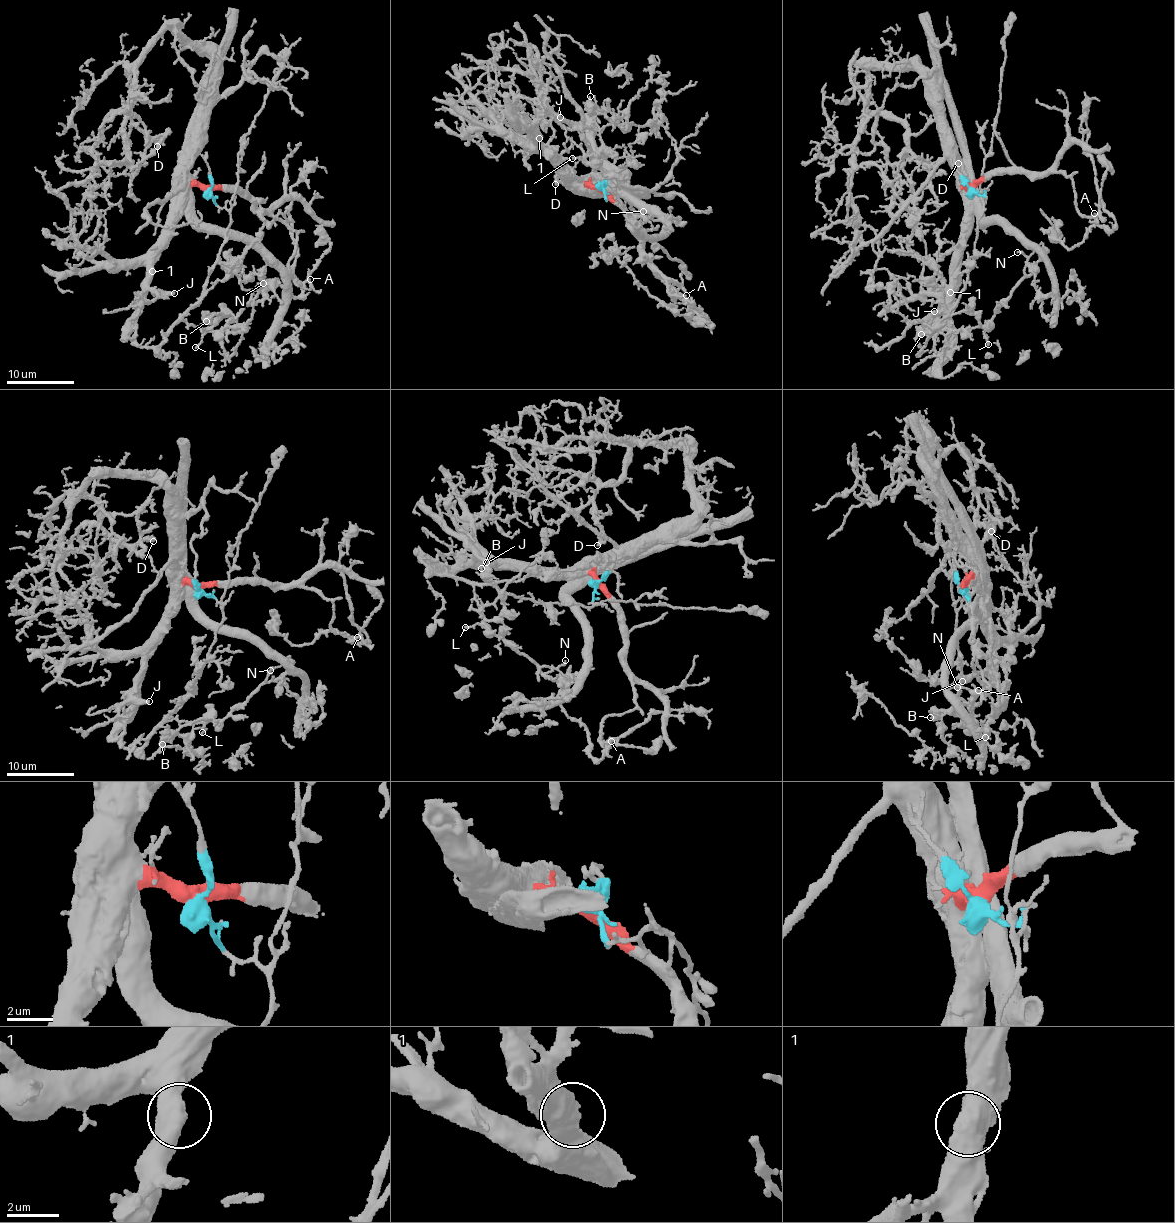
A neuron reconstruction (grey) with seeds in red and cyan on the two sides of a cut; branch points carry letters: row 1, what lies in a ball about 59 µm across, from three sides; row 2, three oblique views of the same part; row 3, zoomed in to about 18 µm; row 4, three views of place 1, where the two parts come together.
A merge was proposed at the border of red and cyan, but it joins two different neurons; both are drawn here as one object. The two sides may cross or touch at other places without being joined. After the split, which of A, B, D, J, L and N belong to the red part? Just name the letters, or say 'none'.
A, D, J

